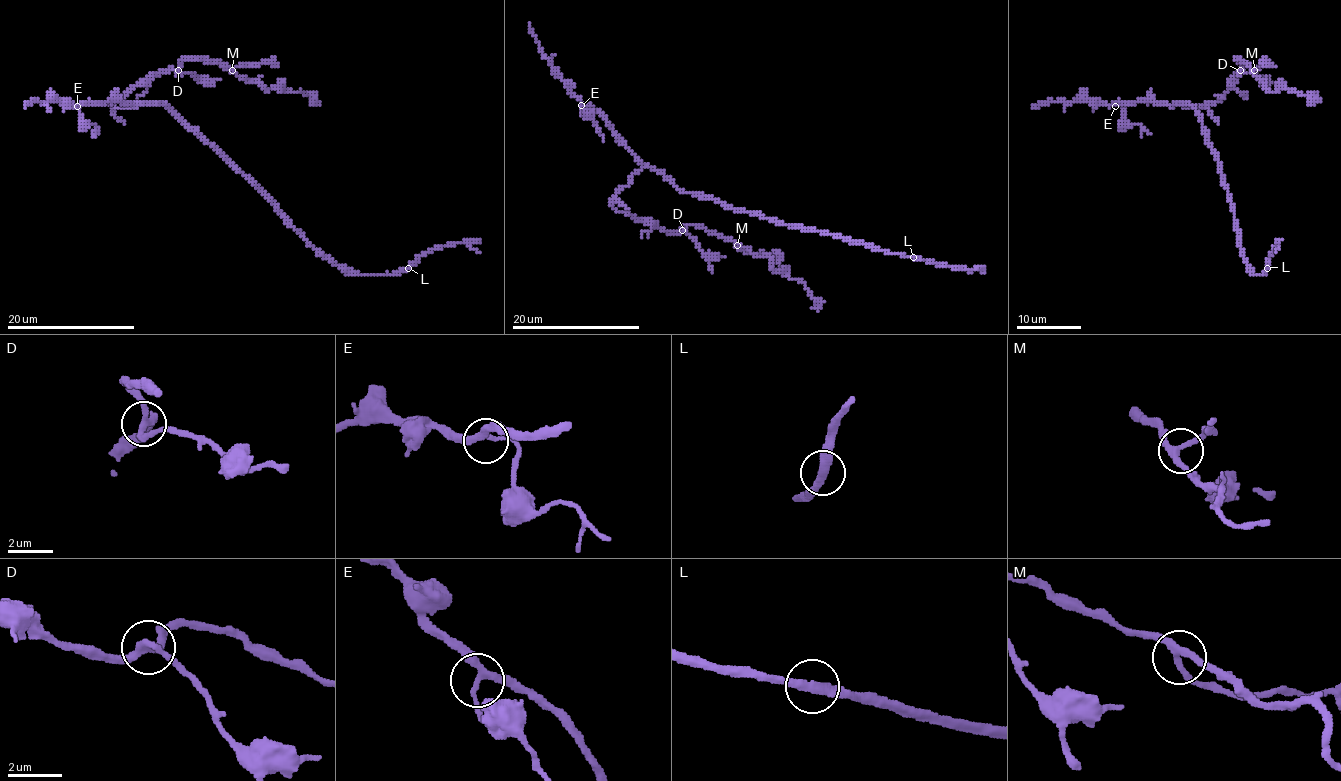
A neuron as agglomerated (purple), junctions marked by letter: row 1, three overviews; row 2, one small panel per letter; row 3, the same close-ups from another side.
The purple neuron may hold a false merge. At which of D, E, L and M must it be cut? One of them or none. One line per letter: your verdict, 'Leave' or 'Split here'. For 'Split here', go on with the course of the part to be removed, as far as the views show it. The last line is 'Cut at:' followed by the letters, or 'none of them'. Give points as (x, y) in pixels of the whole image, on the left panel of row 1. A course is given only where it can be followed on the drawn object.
D: Leave
E: Leave
L: Leave
M: Leave
Cut at: none of them

